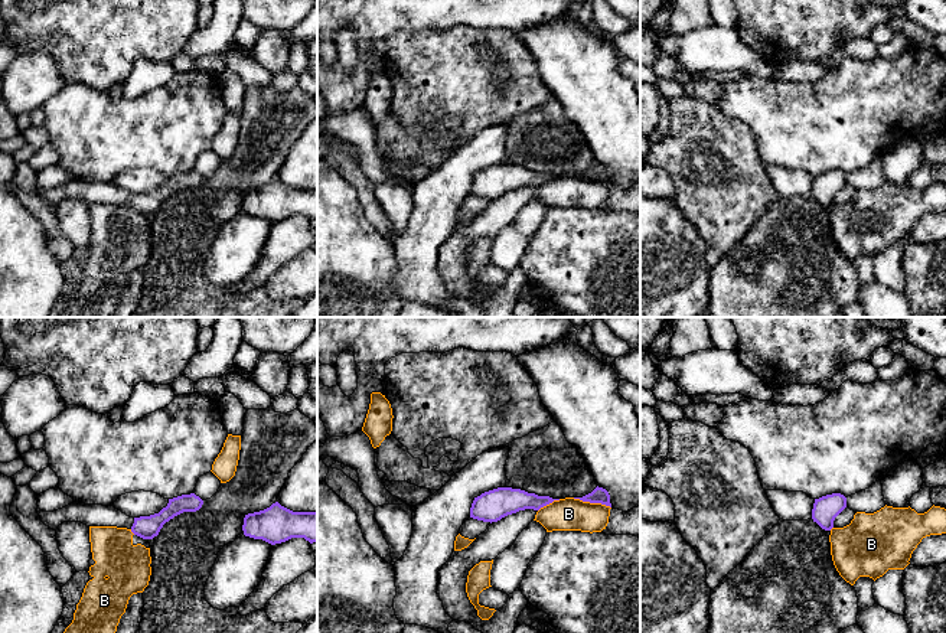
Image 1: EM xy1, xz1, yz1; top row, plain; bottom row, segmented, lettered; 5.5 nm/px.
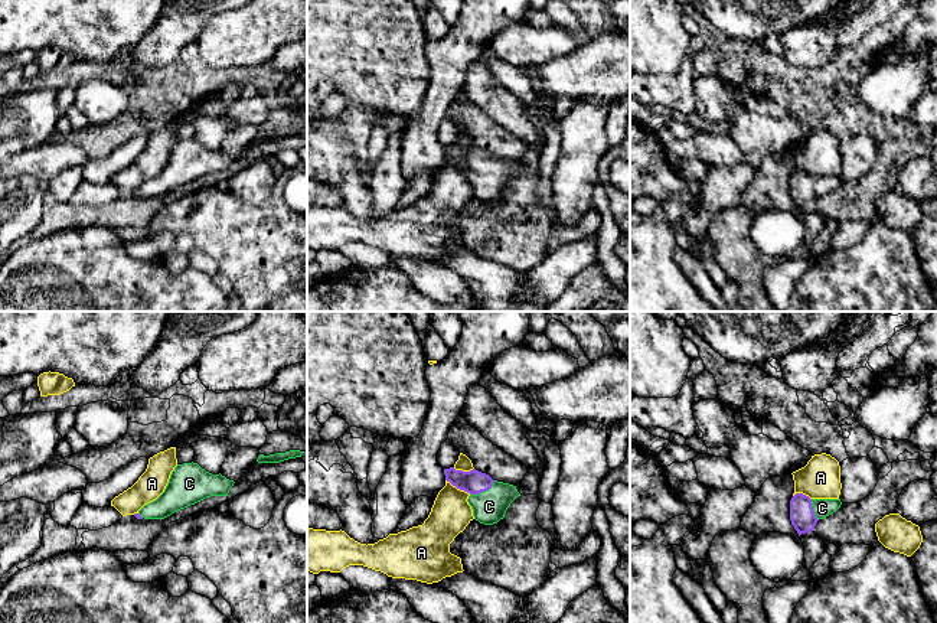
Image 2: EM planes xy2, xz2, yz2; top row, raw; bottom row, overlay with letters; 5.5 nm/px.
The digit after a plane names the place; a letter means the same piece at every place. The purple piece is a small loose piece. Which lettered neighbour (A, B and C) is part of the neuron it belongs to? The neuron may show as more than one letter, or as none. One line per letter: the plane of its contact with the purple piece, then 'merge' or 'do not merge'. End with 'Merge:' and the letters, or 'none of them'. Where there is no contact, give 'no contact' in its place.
A: meets purple in xz2; do not merge
B: meets purple in xz1; do not merge
C: meets purple in xz2; merge
Merge: C

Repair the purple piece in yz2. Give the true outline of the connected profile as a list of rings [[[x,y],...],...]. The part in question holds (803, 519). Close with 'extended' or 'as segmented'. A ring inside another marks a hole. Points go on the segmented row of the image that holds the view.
[[[796,493],[790,500],[790,521],[799,536],[812,532],[819,519],[823,519],[840,508],[840,499],[810,499]]]; extended

